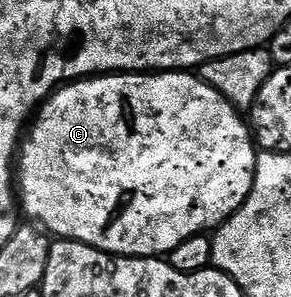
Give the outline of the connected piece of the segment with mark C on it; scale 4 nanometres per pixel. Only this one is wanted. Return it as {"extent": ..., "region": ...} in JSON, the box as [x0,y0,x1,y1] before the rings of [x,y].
{"extent":[17,71,257,257],"region":[[[148,71],[145,73],[113,73],[110,75],[96,75],[78,81],[72,81],[64,84],[55,90],[46,101],[43,102],[41,108],[34,114],[33,120],[30,122],[29,128],[26,130],[25,136],[22,138],[21,144],[17,150],[17,201],[23,209],[32,217],[30,219],[36,226],[42,227],[48,234],[54,235],[56,238],[64,241],[80,241],[89,247],[97,247],[106,253],[112,253],[118,257],[158,257],[170,255],[177,247],[181,247],[181,243],[185,243],[185,239],[189,239],[198,233],[207,233],[214,231],[219,226],[225,224],[231,216],[237,212],[245,203],[247,196],[251,194],[253,187],[253,179],[255,178],[255,162],[257,160],[257,146],[253,140],[253,134],[249,128],[248,122],[245,120],[244,114],[240,110],[235,109],[226,101],[220,93],[215,90],[209,83],[205,83],[203,78],[191,71]]]}

